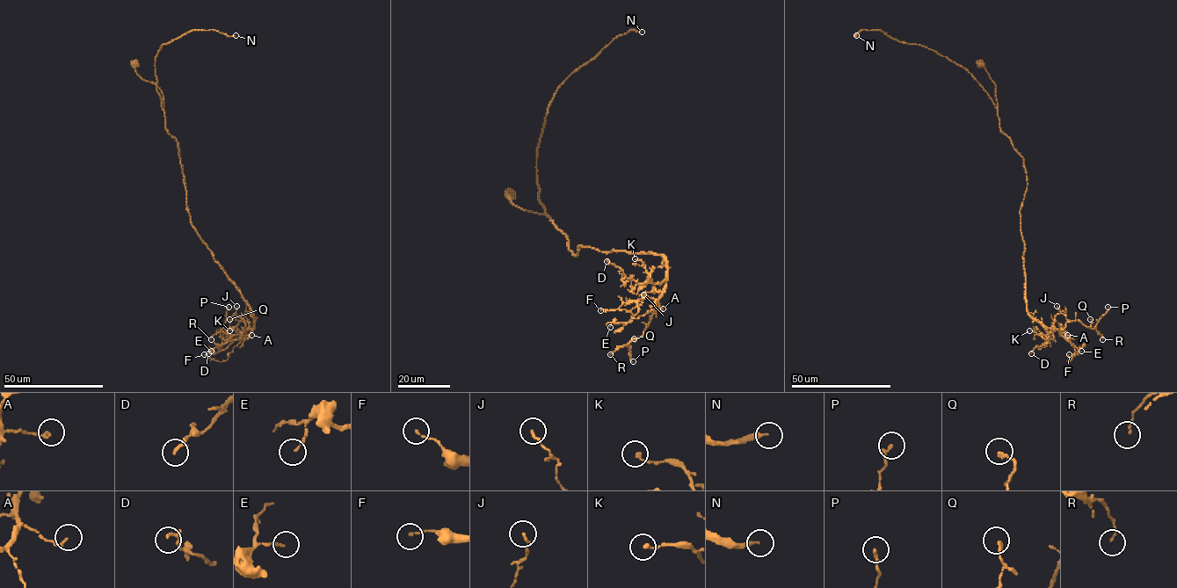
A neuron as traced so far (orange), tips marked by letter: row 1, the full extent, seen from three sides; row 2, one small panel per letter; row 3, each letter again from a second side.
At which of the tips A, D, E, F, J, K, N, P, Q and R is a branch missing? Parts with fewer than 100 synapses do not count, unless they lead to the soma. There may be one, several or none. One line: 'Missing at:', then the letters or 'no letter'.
Missing at: N

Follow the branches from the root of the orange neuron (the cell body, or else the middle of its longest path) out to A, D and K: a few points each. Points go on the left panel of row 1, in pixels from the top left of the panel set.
A: (135, 65), (163, 94), (191, 224), (249, 307), (254, 326), (246, 334), (251, 335)
D: (135, 65), (163, 94), (191, 224), (254, 317), (247, 338), (208, 353)
K: (135, 65), (134, 71), (163, 94), (165, 128), (177, 142), (191, 224), (254, 317), (247, 338), (229, 330)

